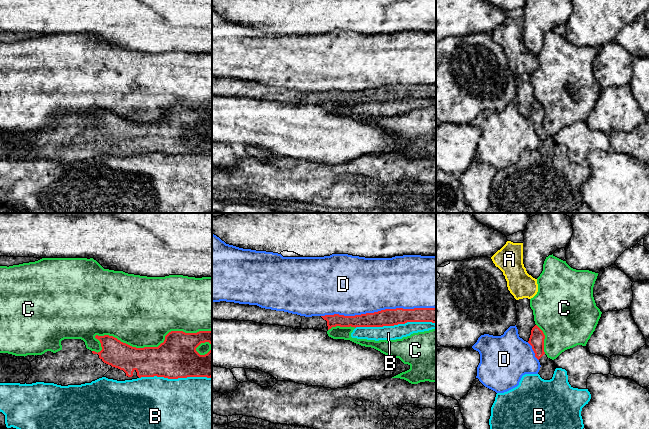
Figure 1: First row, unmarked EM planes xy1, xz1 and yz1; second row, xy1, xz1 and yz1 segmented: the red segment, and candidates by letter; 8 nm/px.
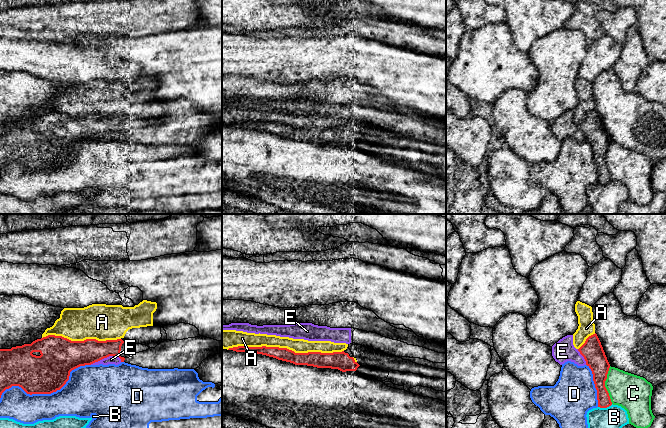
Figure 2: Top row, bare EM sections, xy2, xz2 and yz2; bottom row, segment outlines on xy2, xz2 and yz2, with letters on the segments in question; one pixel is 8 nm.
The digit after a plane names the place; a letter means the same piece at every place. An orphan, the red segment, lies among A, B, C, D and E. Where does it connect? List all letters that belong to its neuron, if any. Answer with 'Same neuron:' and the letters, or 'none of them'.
Same neuron: none of them

